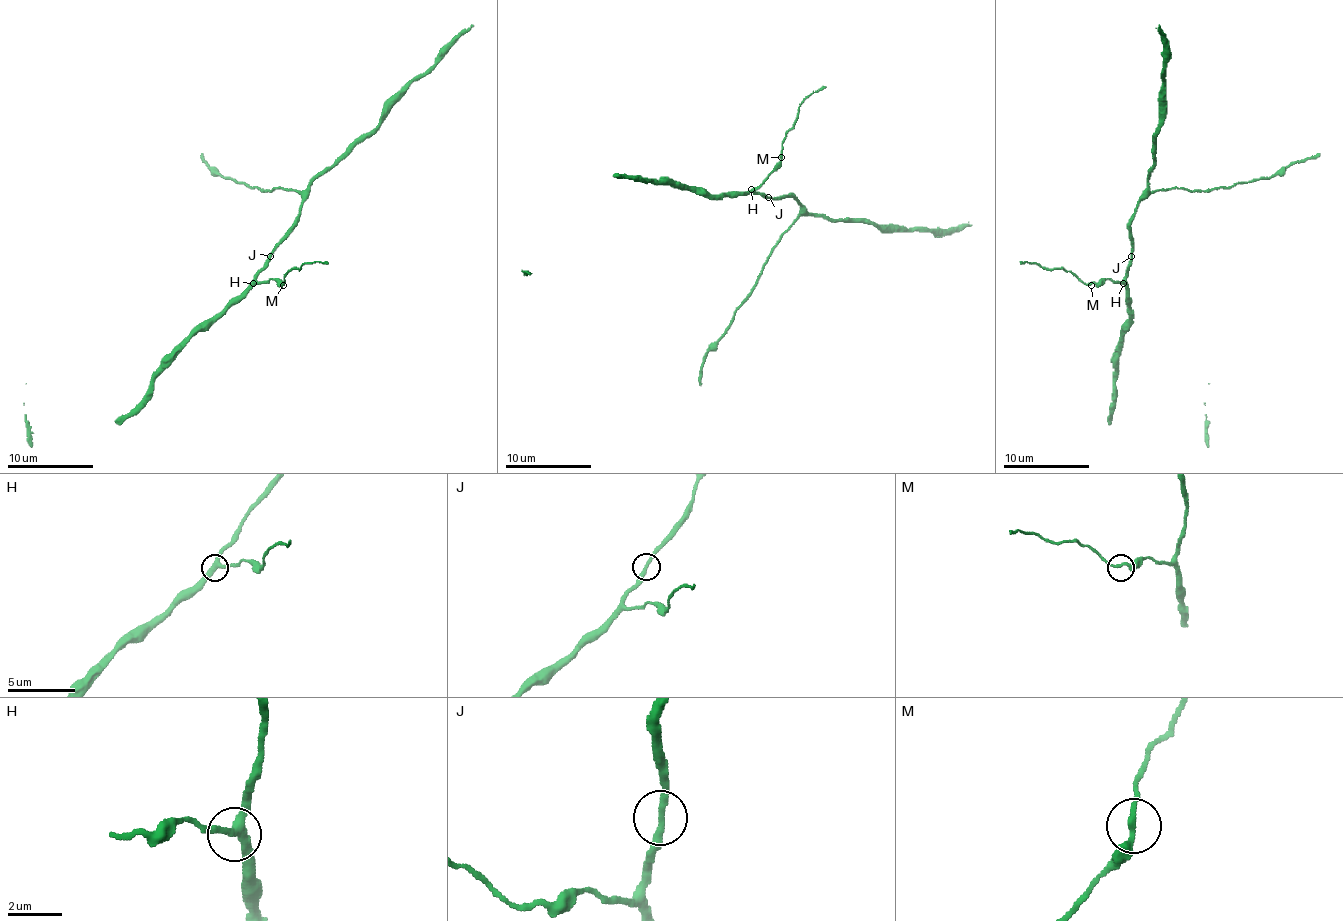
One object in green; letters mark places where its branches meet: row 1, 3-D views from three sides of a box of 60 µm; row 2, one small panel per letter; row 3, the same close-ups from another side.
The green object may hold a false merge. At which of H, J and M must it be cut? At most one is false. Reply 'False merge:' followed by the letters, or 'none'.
False merge: none

